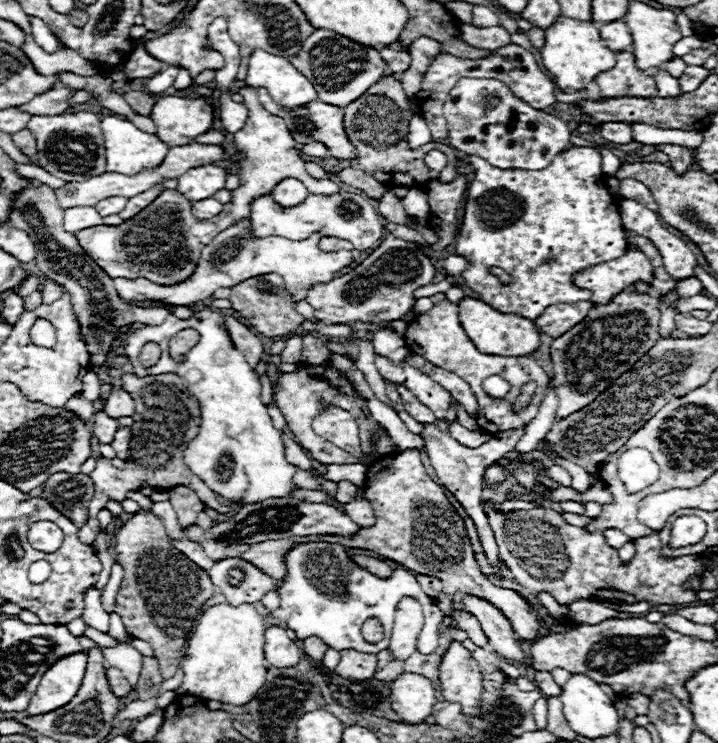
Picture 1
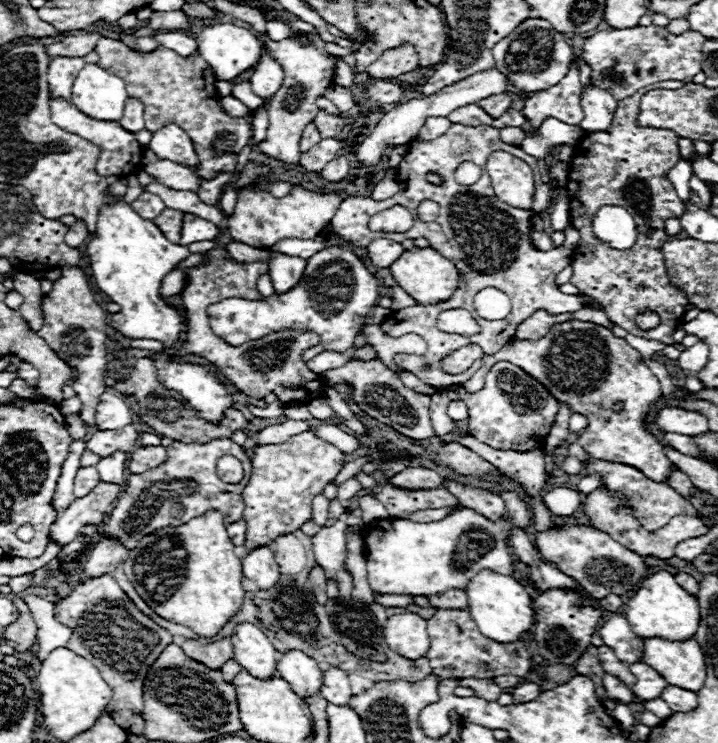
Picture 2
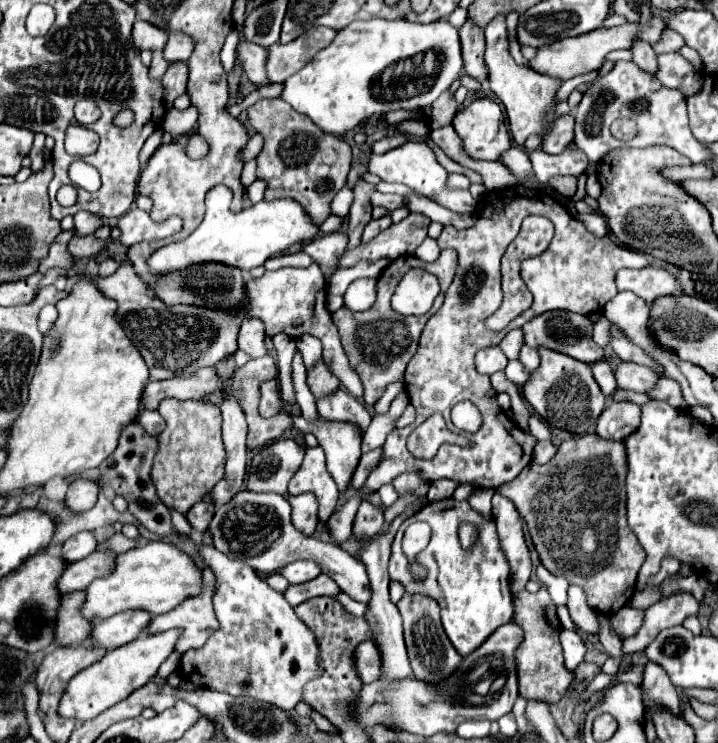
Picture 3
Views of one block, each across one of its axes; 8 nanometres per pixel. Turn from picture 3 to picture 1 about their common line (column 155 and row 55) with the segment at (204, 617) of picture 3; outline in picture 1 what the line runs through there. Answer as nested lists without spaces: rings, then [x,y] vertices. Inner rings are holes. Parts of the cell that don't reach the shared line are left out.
[[[632,52],[616,54],[616,68],[602,72],[596,76],[596,84],[600,88],[600,98],[654,98],[658,96],[658,88],[652,76],[640,72],[634,64]]]

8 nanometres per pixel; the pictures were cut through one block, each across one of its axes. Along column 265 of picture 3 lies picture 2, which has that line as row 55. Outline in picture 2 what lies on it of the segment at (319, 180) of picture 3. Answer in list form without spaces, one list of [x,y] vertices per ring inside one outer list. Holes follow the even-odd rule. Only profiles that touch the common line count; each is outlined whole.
[[[110,38],[98,40],[94,52],[102,56],[104,70],[124,80],[128,96],[142,100],[146,130],[156,132],[166,124],[178,124],[184,128],[184,132],[188,132],[188,136],[192,136],[196,156],[200,160],[200,166],[194,166],[198,176],[204,180],[214,180],[220,176],[220,172],[236,172],[238,154],[250,144],[252,126],[246,118],[232,118],[222,112],[214,86],[216,76],[198,54],[192,58],[182,58],[164,46],[154,52],[138,54],[120,40]]]

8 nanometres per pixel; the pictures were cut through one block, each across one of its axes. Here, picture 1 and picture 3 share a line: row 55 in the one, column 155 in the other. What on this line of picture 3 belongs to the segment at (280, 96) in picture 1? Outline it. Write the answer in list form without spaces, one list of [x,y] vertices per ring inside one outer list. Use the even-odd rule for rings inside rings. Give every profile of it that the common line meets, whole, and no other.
[[[224,185],[215,186],[207,192],[202,224],[186,240],[158,248],[158,252],[150,256],[150,268],[154,274],[202,262],[222,262],[228,266],[250,270],[262,266],[268,258],[286,252],[290,246],[310,242],[320,234],[320,228],[310,220],[308,212],[292,198],[280,198],[270,202],[262,200],[250,208],[244,208],[238,214],[232,214],[226,202],[228,193],[232,192]]]

